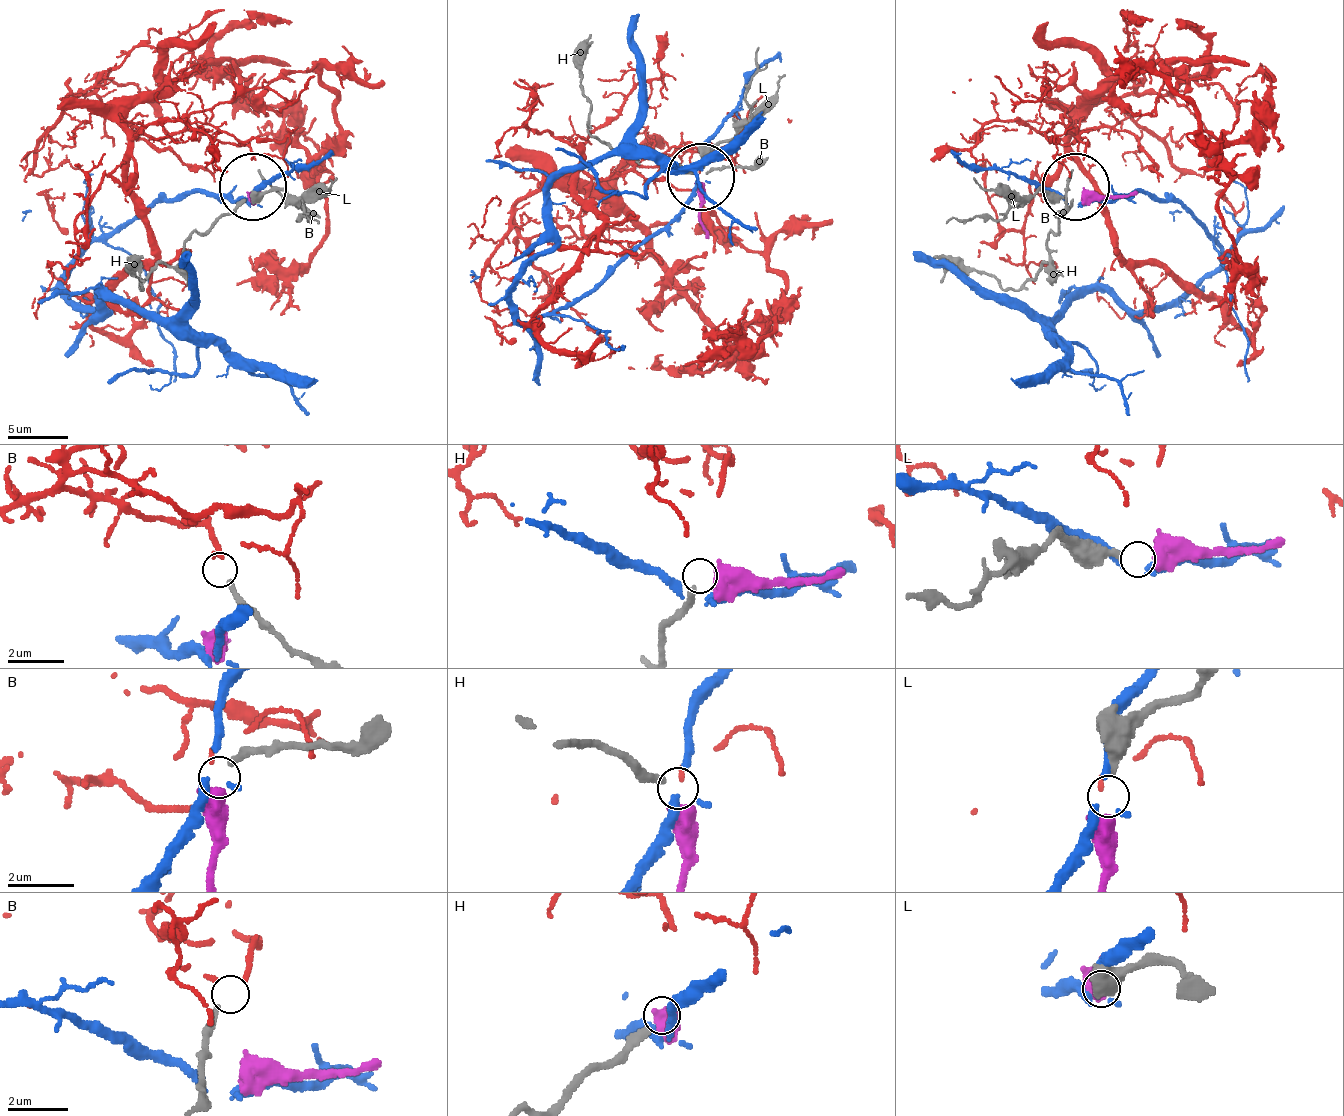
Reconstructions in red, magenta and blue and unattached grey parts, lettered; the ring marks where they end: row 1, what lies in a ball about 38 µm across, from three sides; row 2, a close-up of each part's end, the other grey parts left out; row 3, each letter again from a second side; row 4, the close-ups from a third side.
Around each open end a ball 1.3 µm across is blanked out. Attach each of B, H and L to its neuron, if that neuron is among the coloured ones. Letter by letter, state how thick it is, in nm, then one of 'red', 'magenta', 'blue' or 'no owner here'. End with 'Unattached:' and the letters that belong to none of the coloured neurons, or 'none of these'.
B: 200 nm | red
H: 280 nm | no owner here
L: 340 nm | magenta
Unattached: H

